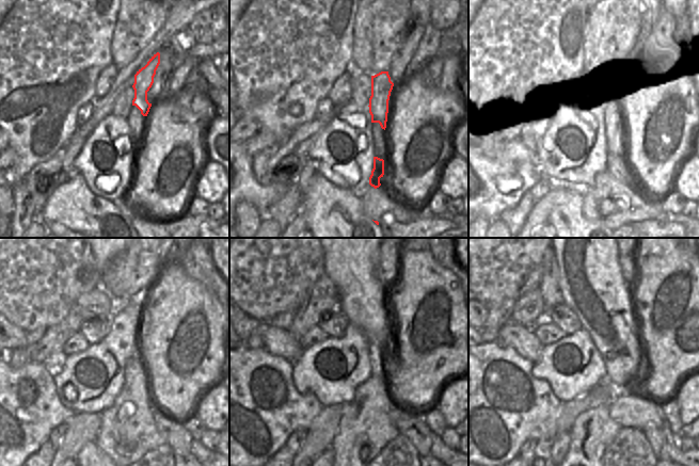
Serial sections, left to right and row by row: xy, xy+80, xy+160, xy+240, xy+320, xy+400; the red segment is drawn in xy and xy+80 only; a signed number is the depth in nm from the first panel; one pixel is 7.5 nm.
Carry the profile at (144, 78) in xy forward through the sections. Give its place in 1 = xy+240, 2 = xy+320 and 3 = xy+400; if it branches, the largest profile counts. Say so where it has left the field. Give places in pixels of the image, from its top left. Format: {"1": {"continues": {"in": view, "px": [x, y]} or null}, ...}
{"1": {"continues": {"in": "xy+240", "px": [127, 432]}}, "2": {"continues": {"in": "xy+320", "px": [366, 428]}}, "3": {"continues": {"in": "xy+400", "px": [593, 430]}}}

